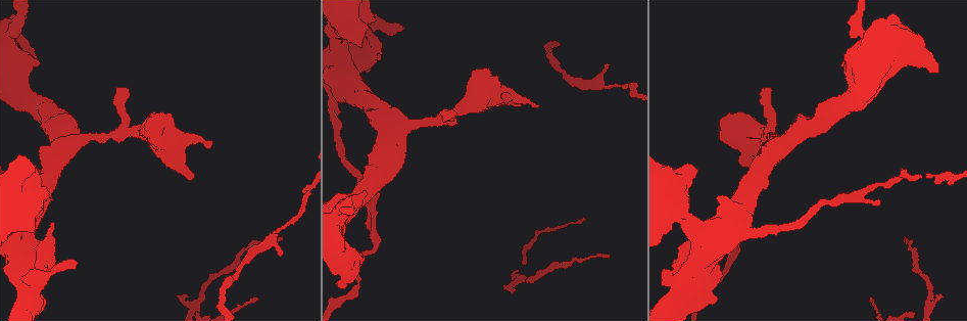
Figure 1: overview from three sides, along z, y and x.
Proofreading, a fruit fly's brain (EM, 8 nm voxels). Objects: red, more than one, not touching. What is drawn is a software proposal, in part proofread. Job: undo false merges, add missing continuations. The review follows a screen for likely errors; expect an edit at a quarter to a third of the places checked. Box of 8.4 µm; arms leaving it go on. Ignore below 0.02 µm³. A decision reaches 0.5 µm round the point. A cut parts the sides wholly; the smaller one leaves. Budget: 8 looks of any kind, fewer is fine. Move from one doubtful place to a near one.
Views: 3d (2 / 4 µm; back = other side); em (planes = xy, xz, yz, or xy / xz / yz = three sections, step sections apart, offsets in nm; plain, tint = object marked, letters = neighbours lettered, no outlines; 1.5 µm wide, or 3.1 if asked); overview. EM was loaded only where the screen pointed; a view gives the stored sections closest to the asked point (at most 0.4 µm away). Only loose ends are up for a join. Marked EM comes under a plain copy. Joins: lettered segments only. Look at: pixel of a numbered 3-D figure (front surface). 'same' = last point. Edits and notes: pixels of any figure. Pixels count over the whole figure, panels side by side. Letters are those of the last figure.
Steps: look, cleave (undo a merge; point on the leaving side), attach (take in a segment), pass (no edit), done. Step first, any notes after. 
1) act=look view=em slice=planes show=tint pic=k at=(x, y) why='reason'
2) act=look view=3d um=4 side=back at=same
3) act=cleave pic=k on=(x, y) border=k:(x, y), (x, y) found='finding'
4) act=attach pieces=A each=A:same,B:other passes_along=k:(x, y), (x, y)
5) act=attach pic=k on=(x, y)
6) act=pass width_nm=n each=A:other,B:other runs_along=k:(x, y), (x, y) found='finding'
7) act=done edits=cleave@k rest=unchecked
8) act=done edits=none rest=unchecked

act=look view=em slice=planes show=letters pic=1 at=(363, 191) why='stops while still wide'

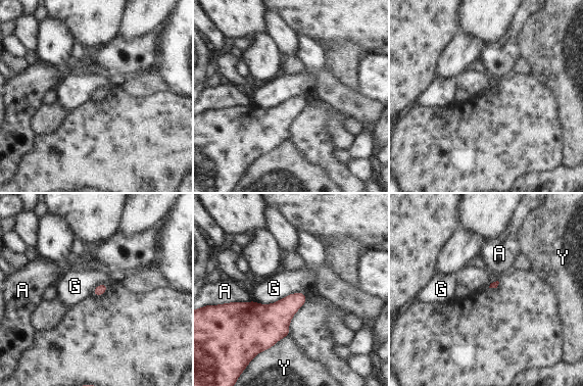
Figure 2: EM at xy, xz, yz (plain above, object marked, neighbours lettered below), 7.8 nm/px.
act=pass longest_contact=G:400nm each=A:other,G:other,Y:other border=2:(304, 293), (271, 303), (254, 301) found='none of them fits'

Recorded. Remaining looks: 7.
act=look view=3d um=2 pic=1 at=(343, 247) why='an open end'

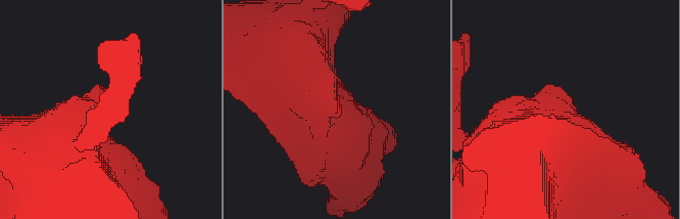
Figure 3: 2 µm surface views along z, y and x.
act=look view=em slice=xy step=4 show=tint pic=3 at=(333, 98) why='shape alone is not enough'

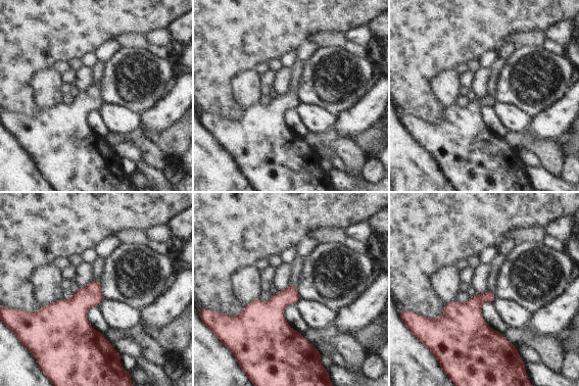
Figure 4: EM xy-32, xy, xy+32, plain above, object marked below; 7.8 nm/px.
act=look view=em slice=planes show=letters at=same

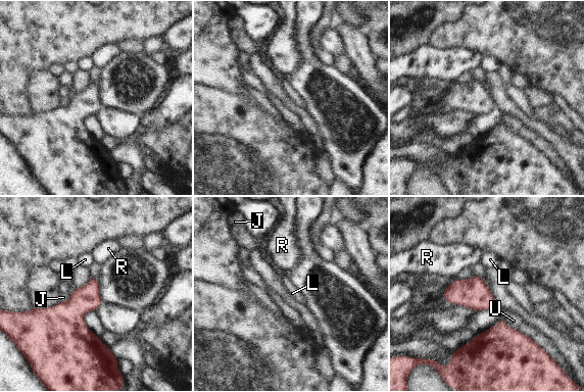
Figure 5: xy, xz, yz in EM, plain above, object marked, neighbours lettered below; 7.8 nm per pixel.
act=pass each=J:other,L:other,R:other,U:other border=5:(502, 317), (509, 327), (530, 338) found='no lettered segment goes on from it'

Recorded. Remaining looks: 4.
act=look view=em slice=planes show=tint pic=1 at=(539, 106) why='an open end'

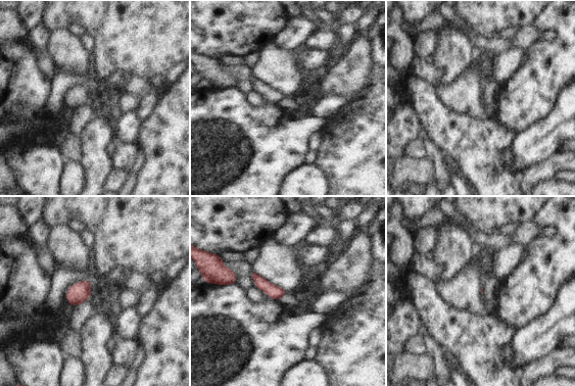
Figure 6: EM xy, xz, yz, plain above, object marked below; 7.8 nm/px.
act=look view=em slice=planes show=letters at=same why='what lies round it'

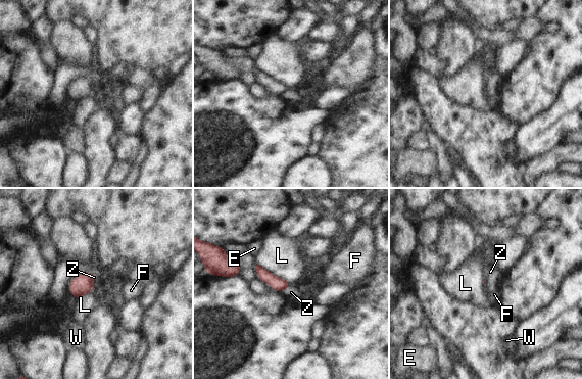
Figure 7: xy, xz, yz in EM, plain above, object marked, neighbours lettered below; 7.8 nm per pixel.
act=pass each=E:other,F:other,L:other,W:other,Z:other border=7:(290, 284), (282, 291) found='no lettered segment goes on from it'

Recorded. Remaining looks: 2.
act=done edits=none rest=unchecked

